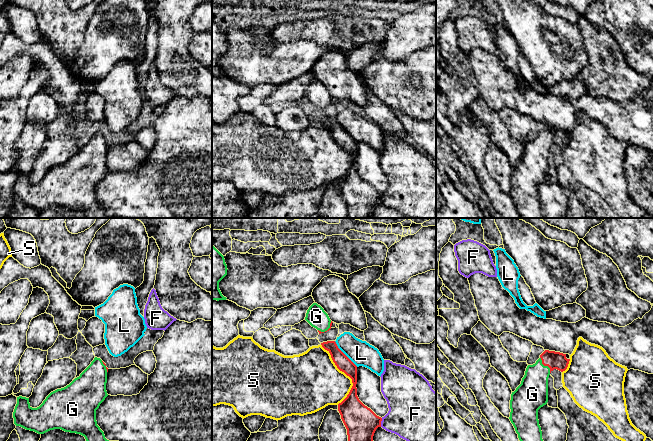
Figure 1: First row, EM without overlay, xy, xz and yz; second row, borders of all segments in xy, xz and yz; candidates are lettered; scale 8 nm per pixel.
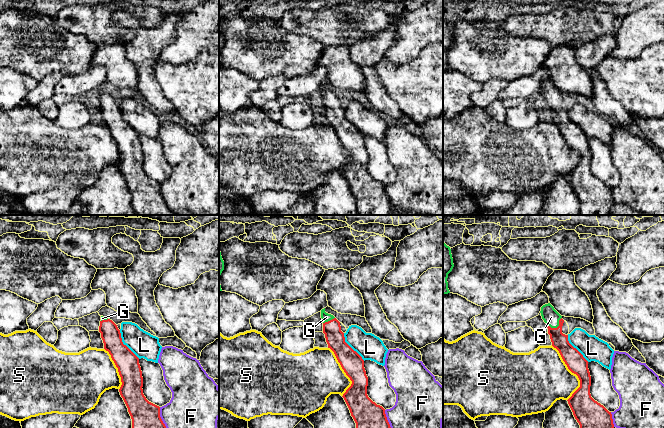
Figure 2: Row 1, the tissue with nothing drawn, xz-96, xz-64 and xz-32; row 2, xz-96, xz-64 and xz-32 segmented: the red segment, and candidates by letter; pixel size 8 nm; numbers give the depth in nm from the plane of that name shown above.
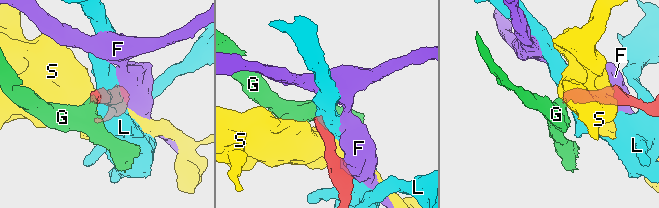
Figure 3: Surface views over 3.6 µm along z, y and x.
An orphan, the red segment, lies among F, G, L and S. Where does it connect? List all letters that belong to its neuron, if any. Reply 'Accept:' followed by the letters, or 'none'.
Accept: G

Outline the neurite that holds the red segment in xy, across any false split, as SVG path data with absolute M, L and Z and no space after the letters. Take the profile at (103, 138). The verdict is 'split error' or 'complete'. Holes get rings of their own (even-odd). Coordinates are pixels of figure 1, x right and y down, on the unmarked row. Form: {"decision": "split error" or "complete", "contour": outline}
{"decision": "split error", "contour": "M95 133L79 153L66 163L51 168L39 183L32 184L29 174L17 173L17 180L13 188L14 200L38 210L61 205L65 208L80 210L85 213L87 218L119 218L107 216L96 197L96 186L108 172L106 167L107 148L106 140L100 134Z"}

